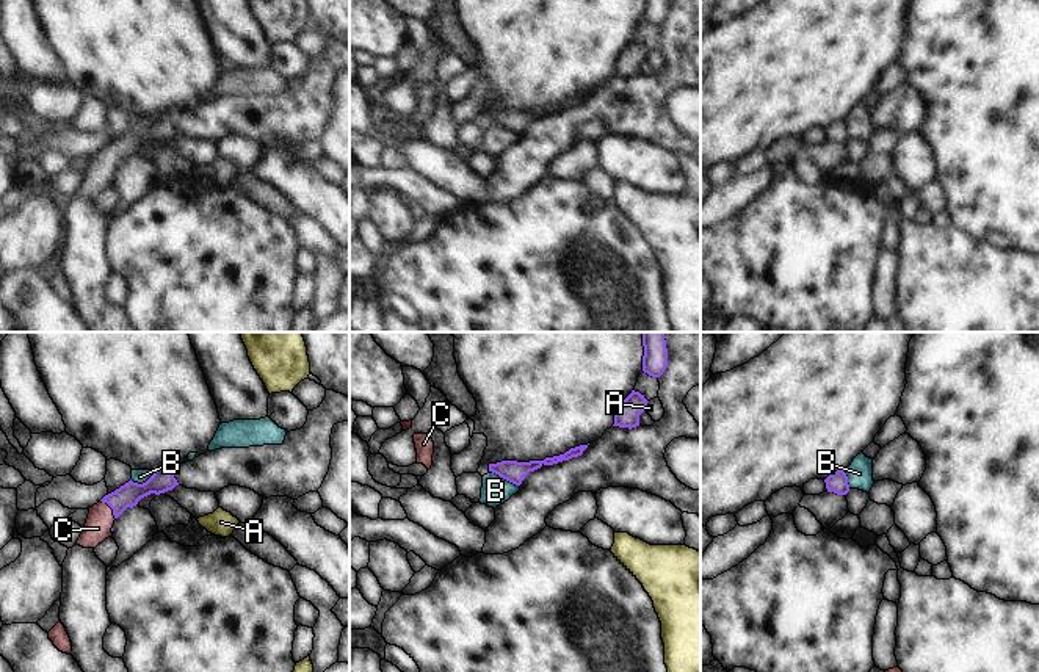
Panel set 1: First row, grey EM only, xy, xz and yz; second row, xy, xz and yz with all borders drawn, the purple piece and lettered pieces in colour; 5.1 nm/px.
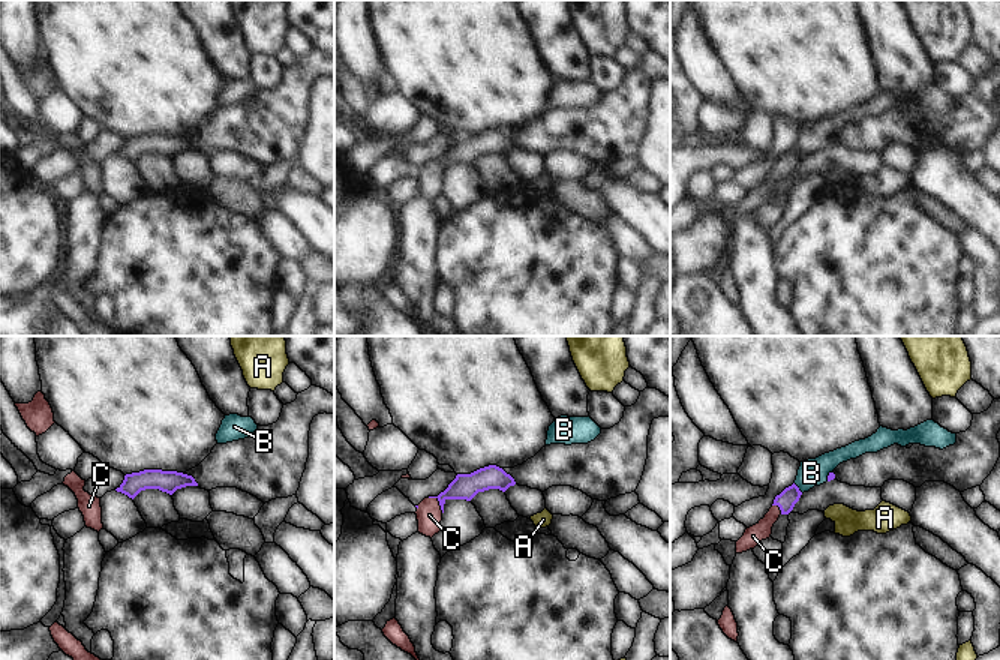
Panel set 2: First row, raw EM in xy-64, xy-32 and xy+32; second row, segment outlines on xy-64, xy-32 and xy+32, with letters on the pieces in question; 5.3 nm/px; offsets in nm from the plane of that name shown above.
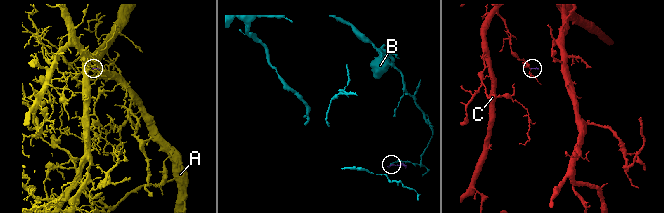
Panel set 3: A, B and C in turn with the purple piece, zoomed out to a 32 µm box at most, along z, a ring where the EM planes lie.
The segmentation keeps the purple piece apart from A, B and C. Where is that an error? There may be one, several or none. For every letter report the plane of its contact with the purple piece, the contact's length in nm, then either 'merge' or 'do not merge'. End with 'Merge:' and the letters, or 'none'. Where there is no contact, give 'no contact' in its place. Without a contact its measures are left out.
A: contact in xz; length 30 nm; do not merge
B: contact in xy; length 160 nm; do not merge
C: contact in xy; length 130 nm; merge
Merge: C

